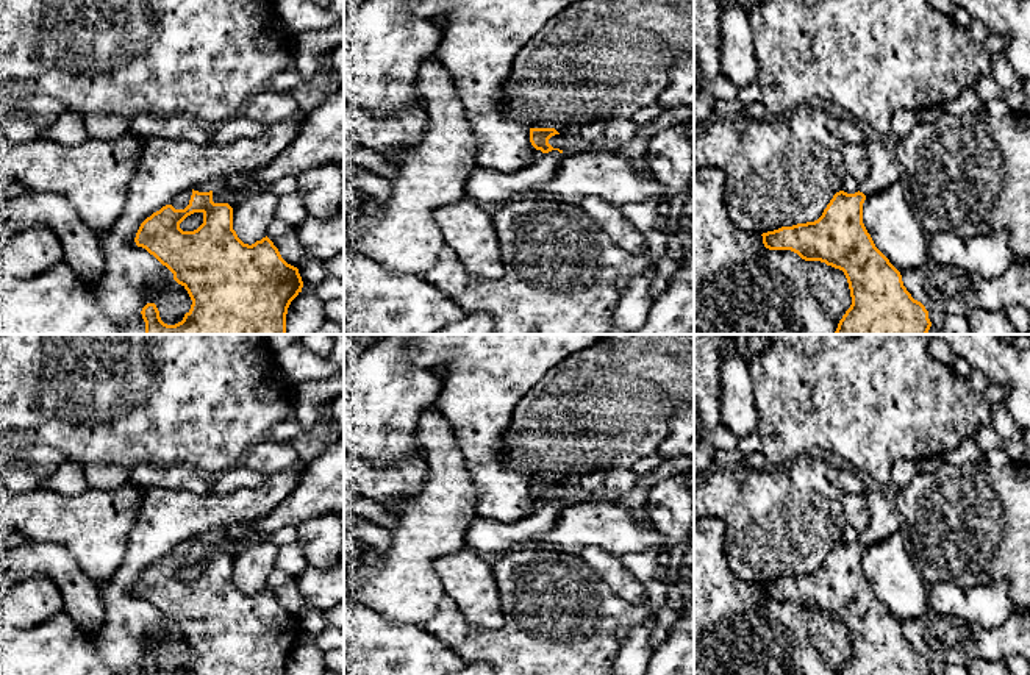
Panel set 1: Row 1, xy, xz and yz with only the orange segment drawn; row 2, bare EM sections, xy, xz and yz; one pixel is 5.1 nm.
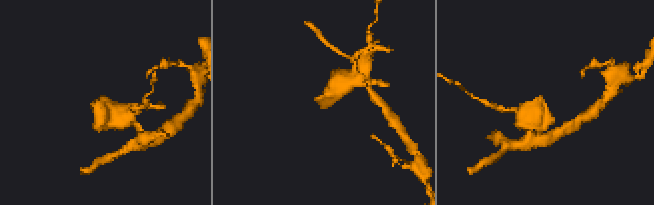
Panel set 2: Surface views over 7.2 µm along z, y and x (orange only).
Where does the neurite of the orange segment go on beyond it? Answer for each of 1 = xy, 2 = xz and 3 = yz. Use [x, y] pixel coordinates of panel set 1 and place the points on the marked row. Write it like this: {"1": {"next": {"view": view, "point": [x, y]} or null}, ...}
{"1": {"next": null}, "2": {"next": null}, "3": {"next": null}}

